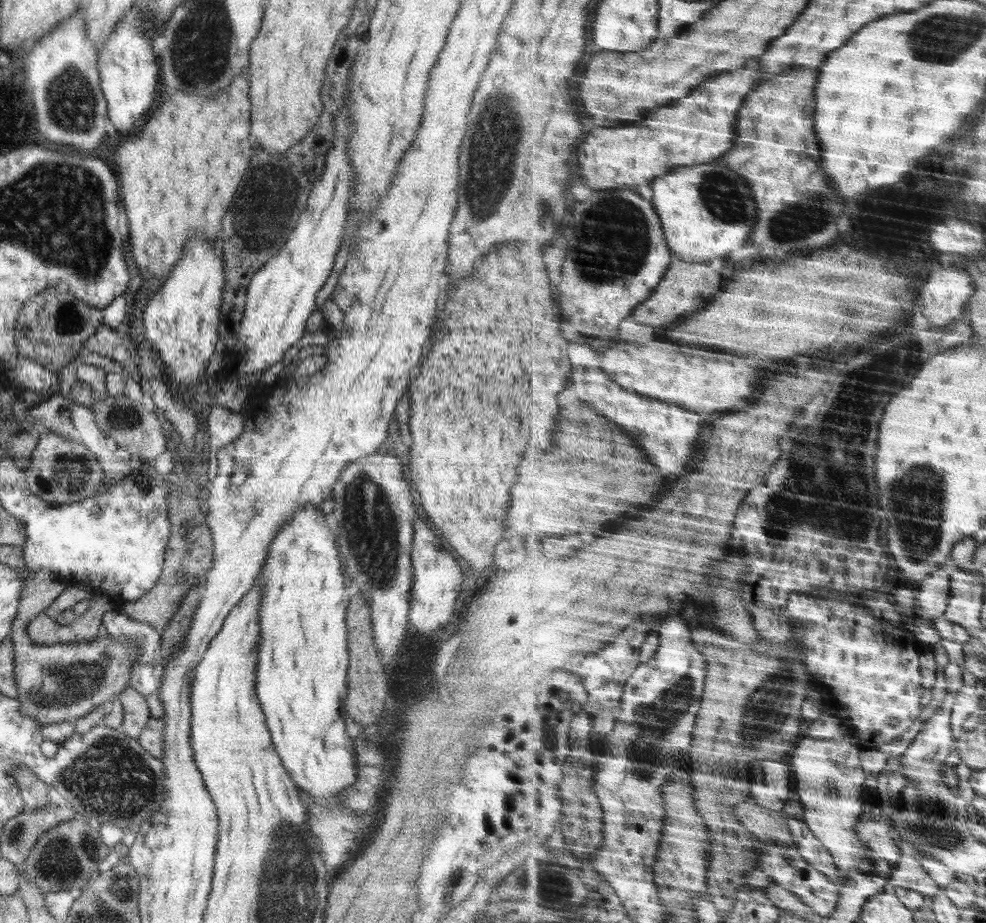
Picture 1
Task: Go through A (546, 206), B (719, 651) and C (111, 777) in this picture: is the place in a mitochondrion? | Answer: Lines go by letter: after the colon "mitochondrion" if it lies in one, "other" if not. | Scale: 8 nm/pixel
A: mitochondrion
B: other
C: mitochondrion

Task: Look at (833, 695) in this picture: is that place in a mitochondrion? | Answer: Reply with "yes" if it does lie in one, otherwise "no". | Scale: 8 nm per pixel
no

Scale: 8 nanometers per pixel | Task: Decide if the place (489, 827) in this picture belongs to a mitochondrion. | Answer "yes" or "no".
no

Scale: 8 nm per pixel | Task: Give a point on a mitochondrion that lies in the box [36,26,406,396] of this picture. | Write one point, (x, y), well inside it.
(73, 100)

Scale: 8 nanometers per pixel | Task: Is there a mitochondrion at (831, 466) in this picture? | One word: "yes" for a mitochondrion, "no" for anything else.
yes

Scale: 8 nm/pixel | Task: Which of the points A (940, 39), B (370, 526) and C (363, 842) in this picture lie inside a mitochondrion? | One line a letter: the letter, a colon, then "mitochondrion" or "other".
A: mitochondrion
B: mitochondrion
C: other

